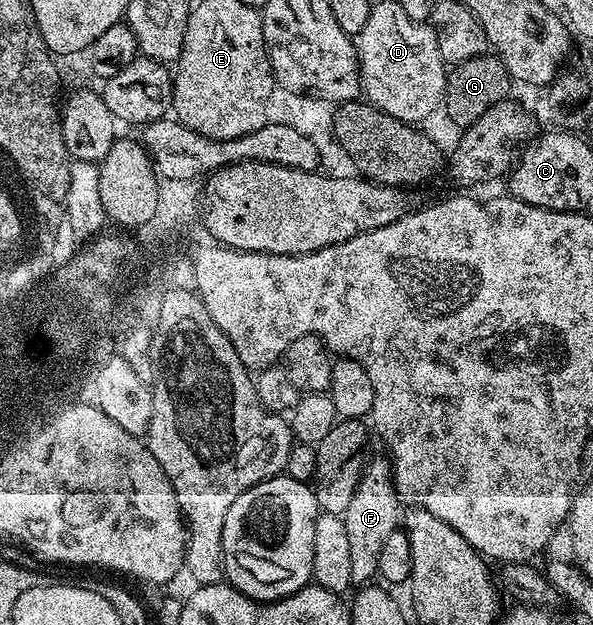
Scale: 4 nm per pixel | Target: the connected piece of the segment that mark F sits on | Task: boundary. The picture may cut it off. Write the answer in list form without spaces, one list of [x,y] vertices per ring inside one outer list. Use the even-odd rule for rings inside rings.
[[[371,460],[362,470],[362,478],[356,487],[356,495],[352,495],[352,503],[348,503],[342,517],[344,527],[348,527],[348,548],[352,566],[352,586],[369,585],[378,577],[380,550],[388,535],[400,527],[400,498],[394,489],[394,474],[389,460]]]

